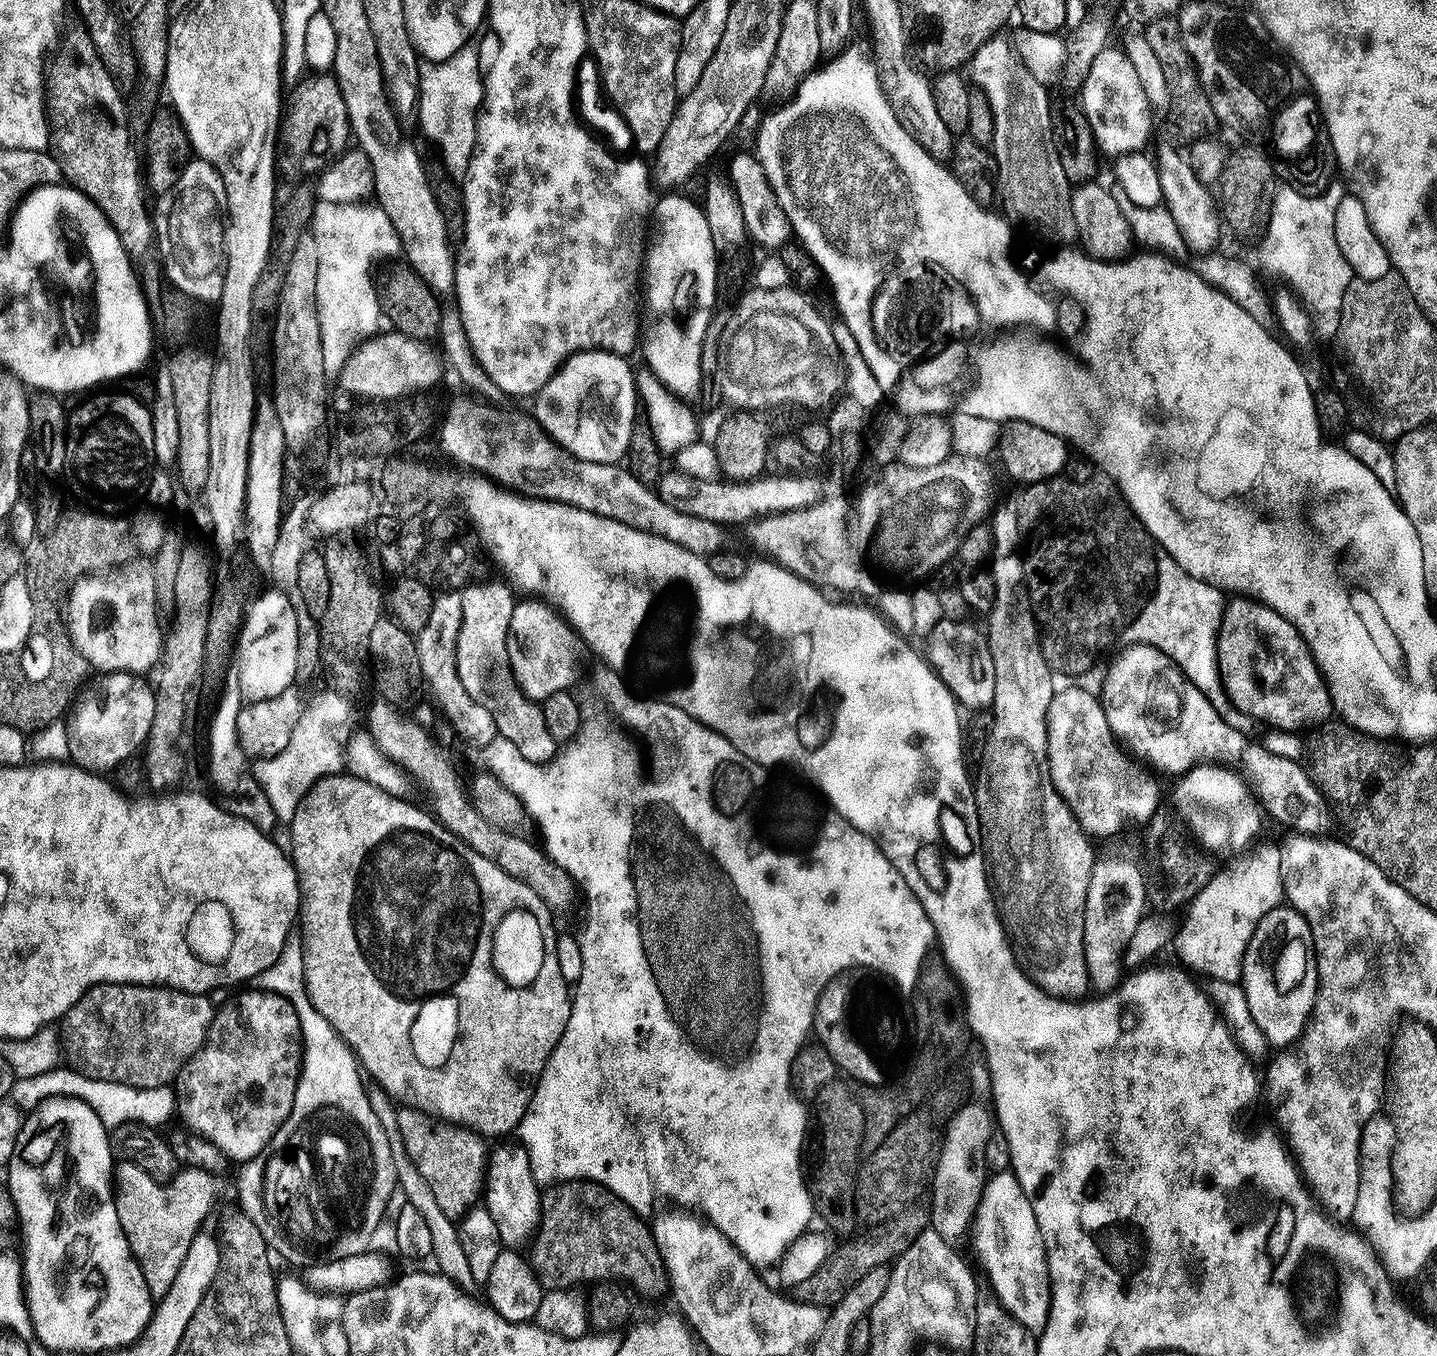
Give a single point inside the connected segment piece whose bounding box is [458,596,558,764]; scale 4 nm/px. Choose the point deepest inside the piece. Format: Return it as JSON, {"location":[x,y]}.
{"location":[483,656]}

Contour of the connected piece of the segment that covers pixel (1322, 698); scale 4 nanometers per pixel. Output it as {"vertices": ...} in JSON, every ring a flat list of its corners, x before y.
{"vertices":[[1233,600,1236,601,1224,609,1219,642,1220,674,1229,701,1237,704,1247,717,1266,720,1285,733,1295,733,1295,728,1307,724,1325,723,1334,712,1332,693,1300,631,1259,600]]}

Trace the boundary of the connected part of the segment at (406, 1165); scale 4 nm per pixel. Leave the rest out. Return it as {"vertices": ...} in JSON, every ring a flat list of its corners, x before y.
{"vertices":[[379,1086,368,1089,370,1106,374,1106,374,1114,378,1114,378,1122,382,1122,382,1130,386,1130,386,1138,390,1138,390,1150,394,1150,394,1166,396,1167,396,1178,399,1191,404,1192,404,1200,416,1207,418,1214,426,1218,426,1226,430,1226,430,1235,434,1238,433,1255,440,1256,440,1262,444,1266,451,1266,451,1275,456,1278,469,1277,470,1260,466,1258,466,1250,460,1241,460,1229,457,1221,451,1220,442,1211,442,1206,434,1199,434,1190,430,1190,430,1182,422,1178,418,1166,410,1158,406,1148,406,1138,402,1136,402,1126,398,1124,399,1111,391,1096]]}

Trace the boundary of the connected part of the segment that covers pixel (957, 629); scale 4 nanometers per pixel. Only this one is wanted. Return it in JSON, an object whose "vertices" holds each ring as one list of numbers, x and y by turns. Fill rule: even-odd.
{"vertices":[[945,618,934,628,928,640,932,643,929,654,931,663,953,695,964,704,967,701,970,704,991,705,995,698,996,673,985,635,968,624]]}

